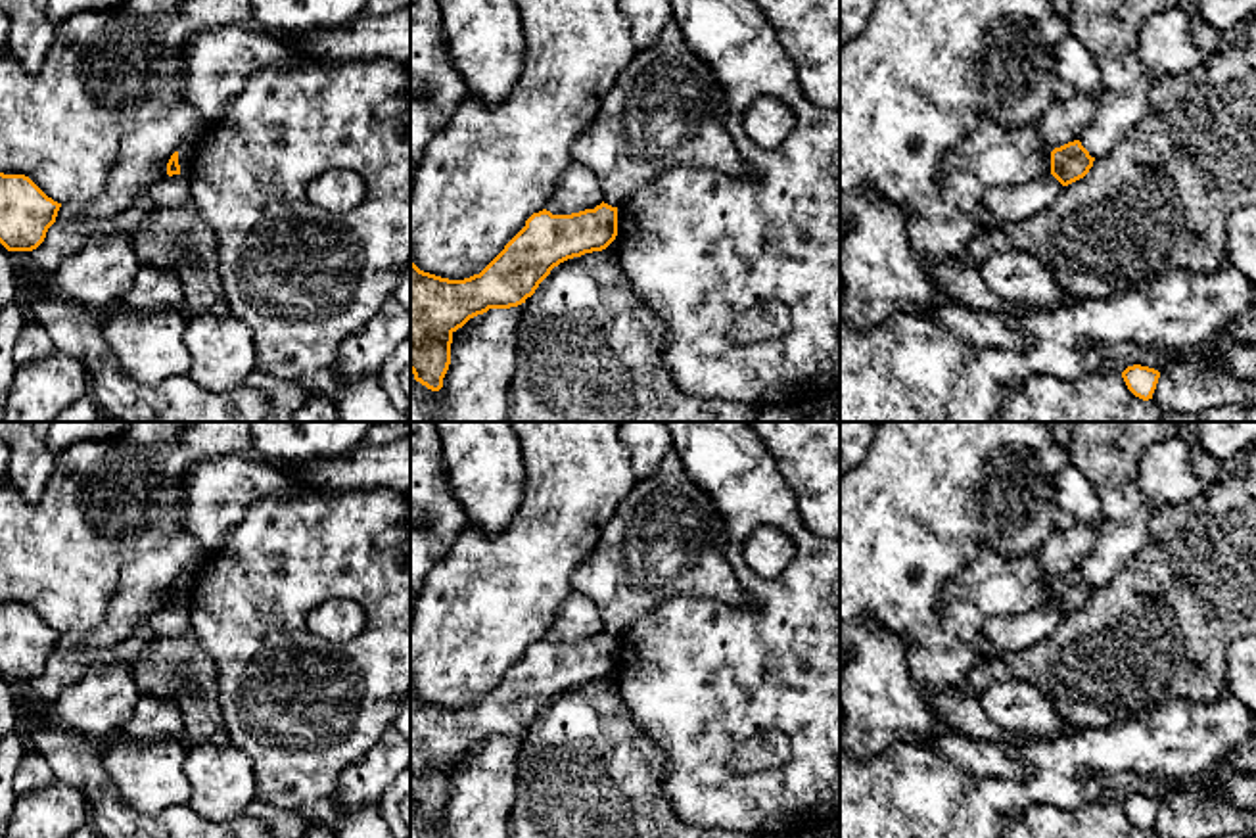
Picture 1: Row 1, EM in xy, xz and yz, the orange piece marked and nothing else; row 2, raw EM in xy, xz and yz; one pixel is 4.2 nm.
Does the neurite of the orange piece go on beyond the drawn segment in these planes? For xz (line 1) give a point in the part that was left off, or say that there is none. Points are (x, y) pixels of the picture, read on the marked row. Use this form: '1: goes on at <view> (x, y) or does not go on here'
1: does not go on here

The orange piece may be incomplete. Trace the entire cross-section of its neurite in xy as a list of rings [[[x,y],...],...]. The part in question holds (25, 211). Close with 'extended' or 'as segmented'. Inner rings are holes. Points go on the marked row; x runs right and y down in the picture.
[[[0,173],[0,244],[8,251],[36,249],[59,207],[29,176]]]; as segmented

